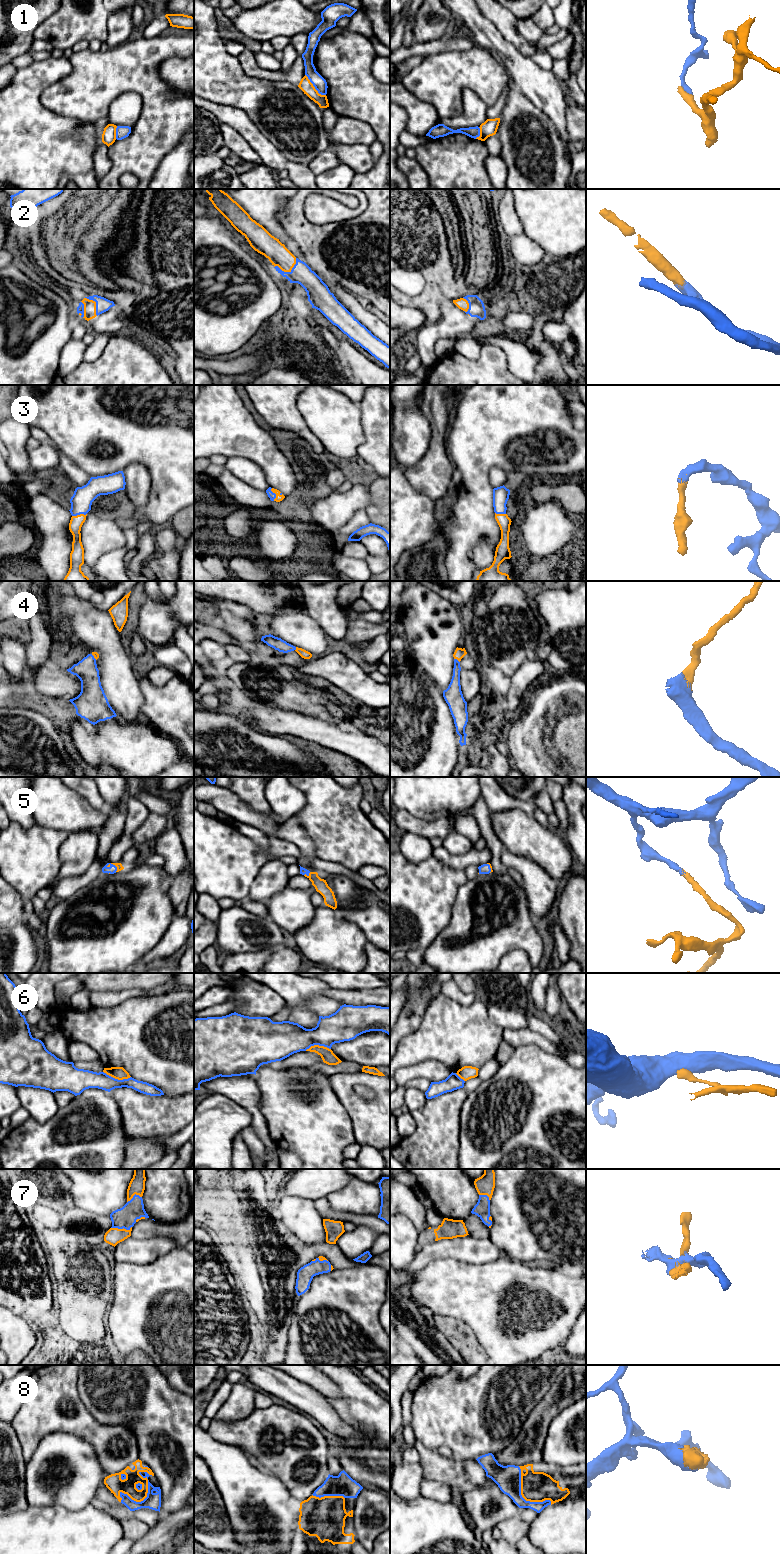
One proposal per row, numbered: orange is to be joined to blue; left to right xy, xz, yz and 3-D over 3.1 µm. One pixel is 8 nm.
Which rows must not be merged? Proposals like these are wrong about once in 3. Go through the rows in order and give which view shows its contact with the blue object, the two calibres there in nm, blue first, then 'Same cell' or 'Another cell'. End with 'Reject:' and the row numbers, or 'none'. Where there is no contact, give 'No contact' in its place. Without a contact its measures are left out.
1: Touches blue in xz. Thickness 110 nm (blue) against 100 nm. Another cell
2: Touches blue in xz. Thickness 170 nm (blue) against 170 nm. Same cell
3: Touches blue in xy. Thickness 170 nm (blue) against 110 nm. Same cell
4: Touches blue in yz. Thickness 110 nm (blue) against 90 nm. Same cell
5: Touches blue in xy. Thickness 70 nm (blue) against 50 nm. Same cell
6: Touches blue in xy. Thickness 150 nm (blue) against 100 nm. Another cell
7: Touches blue in xy. Thickness 170 nm (blue) against 140 nm. Same cell
8: Touches blue in xy. Thickness 130 nm (blue) against 130 nm. Same cell
Reject: 1, 6

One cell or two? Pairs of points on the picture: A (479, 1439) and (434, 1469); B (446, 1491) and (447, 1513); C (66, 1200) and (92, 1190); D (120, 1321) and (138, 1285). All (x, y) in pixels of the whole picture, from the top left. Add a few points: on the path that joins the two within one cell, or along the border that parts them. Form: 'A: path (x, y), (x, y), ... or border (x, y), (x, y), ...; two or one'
A: border (453, 1455), (463, 1461); two
B: border (424, 1496), (441, 1502), (450, 1501); two
C: border (70, 1179), (70, 1195), (74, 1205); two
D: path (129, 1312), (138, 1303), (138, 1294); one

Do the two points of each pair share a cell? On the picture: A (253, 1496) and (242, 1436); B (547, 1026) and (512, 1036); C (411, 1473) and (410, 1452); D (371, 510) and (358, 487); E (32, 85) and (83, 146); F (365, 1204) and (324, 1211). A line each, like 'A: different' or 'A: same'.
A: different
B: different
C: different
D: different
E: same
F: different

